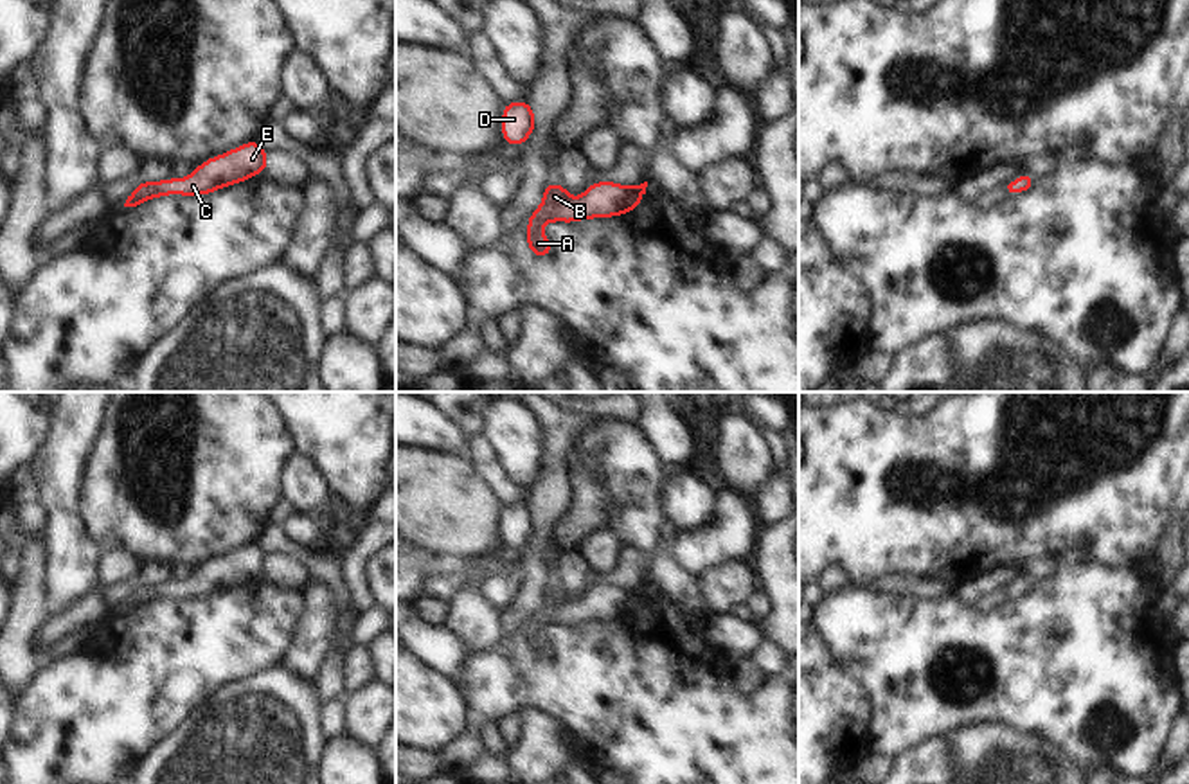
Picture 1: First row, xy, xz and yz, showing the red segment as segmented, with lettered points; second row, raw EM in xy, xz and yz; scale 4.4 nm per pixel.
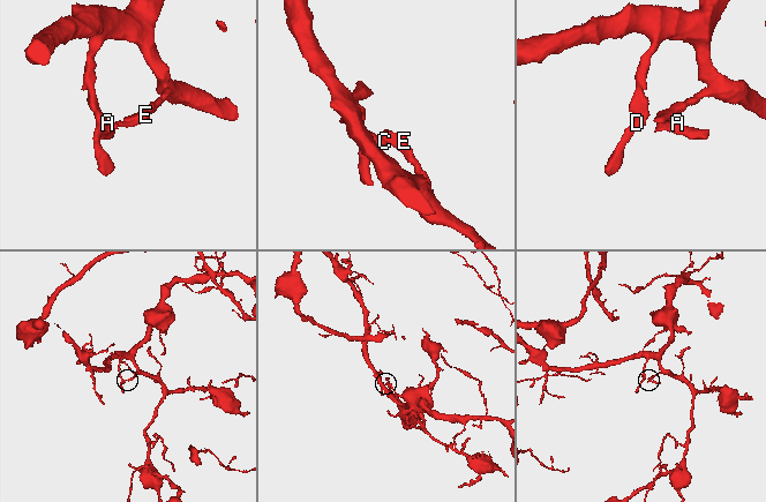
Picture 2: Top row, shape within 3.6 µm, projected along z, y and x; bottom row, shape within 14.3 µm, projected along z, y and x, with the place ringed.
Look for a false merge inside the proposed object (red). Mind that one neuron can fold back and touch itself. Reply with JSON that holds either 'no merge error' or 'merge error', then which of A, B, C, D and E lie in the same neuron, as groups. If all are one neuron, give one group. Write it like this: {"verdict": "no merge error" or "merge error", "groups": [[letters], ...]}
{"verdict": "no merge error", "groups": [["A", "B", "C", "D", "E"]]}

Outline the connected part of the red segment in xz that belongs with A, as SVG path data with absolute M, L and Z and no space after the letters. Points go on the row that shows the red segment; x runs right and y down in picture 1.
M603 180L586 187L583 196L574 200L561 183L547 183L543 203L525 221L529 252L538 257L549 257L552 252L550 239L540 232L541 223L574 223L583 218L613 218L633 212L640 205L646 187L648 182L626 187Z

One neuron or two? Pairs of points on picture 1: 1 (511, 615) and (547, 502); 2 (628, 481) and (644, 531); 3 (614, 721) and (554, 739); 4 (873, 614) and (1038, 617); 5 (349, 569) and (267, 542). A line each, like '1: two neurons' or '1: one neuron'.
1: one neuron
2: one neuron
3: two neurons
4: one neuron
5: two neurons

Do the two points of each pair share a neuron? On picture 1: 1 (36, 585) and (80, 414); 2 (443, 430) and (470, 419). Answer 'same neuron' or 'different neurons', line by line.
1: different neurons
2: different neurons

